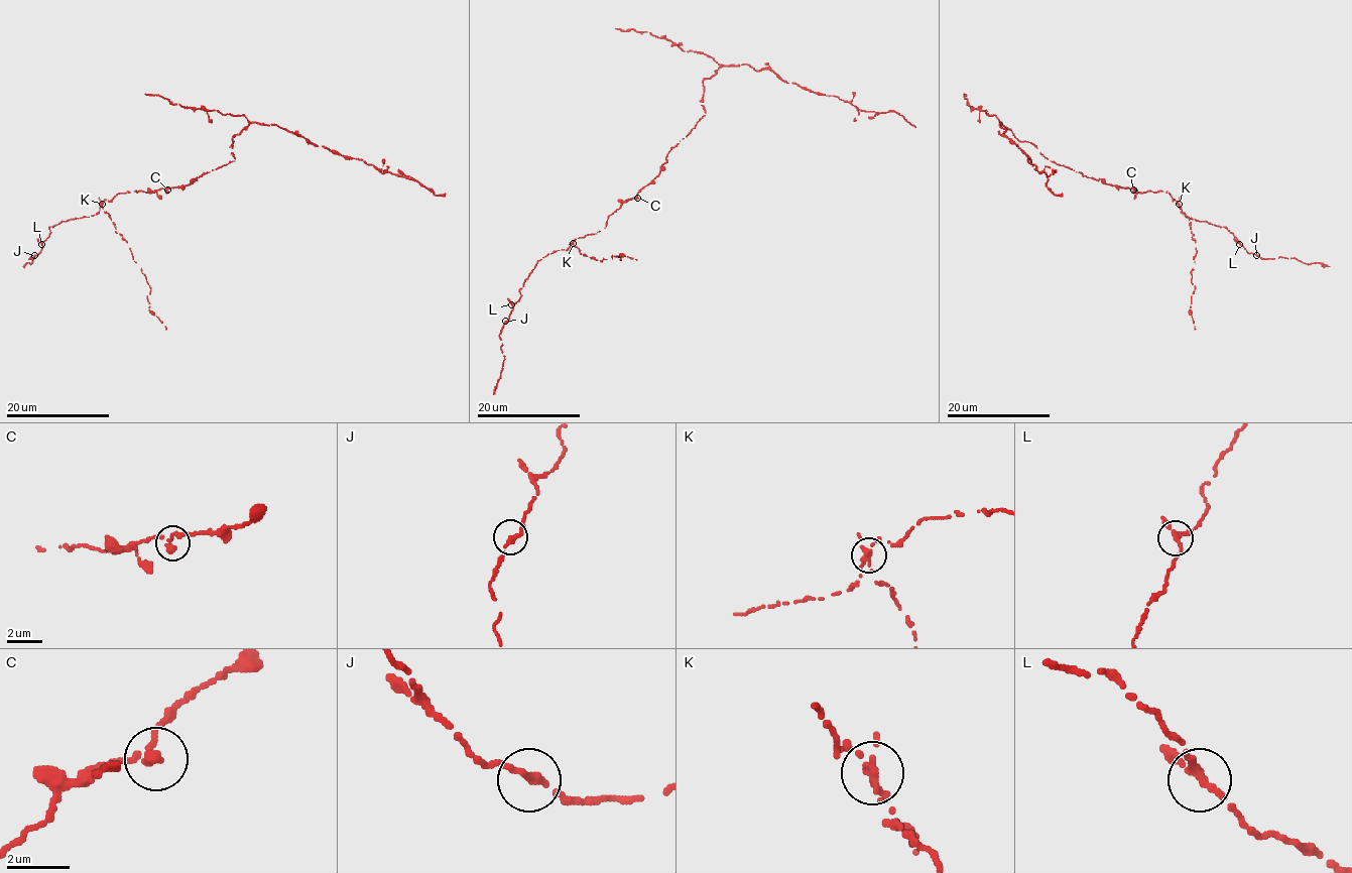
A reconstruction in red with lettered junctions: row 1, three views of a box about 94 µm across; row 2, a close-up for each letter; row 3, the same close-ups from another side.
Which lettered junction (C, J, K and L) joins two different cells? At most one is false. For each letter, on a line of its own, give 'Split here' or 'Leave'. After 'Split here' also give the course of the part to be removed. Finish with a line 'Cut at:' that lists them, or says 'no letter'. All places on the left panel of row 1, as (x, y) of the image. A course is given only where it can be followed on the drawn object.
C: Leave
J: Leave
K: Split here. Course of the part to remove: (102, 204), (145, 276), (150, 287), (146, 295), (149, 309), (165, 329)
L: Leave
Cut at: K

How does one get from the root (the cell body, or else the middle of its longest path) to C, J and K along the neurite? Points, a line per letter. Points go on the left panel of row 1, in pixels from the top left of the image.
C: (197, 177), (187, 184), (167, 190)
J: (197, 177), (187, 184), (150, 193), (118, 193), (104, 201), (95, 215), (50, 226), (48, 236), (34, 255)
K: (197, 177), (187, 184), (150, 193), (118, 193), (102, 204)

